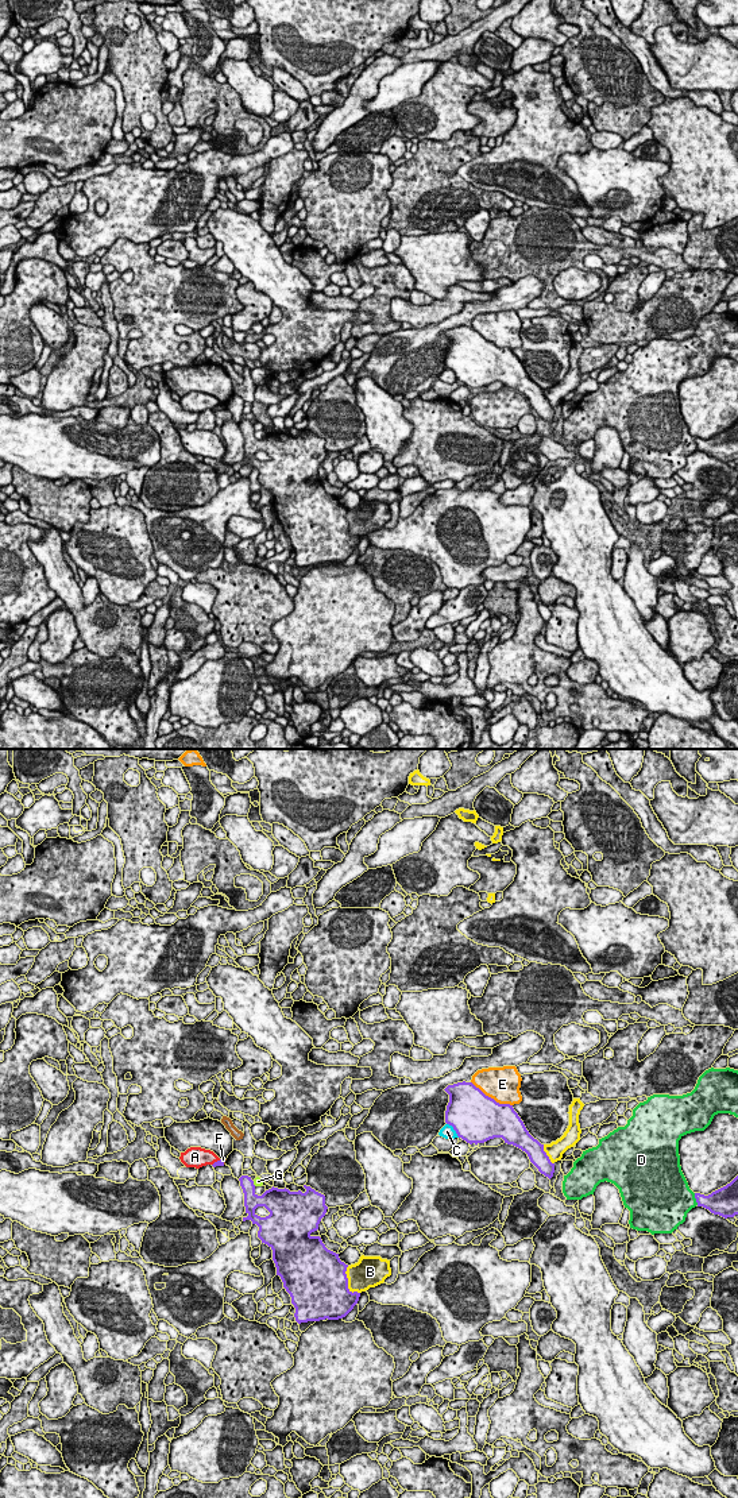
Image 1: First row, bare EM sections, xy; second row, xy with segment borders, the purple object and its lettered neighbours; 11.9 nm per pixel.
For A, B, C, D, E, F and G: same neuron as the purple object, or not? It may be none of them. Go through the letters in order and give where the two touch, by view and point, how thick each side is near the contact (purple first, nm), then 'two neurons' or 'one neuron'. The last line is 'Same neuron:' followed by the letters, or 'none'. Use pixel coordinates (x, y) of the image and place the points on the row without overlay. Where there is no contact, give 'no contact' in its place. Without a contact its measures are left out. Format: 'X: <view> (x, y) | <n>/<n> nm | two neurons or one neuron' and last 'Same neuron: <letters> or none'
A: xy (217, 405) | 70/240 nm | two neurons
B: xy (347, 526) | 500/340 nm | two neurons
C: xy (453, 373) | 500/160 nm | two neurons
D: xy (695, 441) | 240/440 nm | two neurons
E: xy (490, 342) | 500/420 nm | two neurons
F: xy (223, 406) | 70/30 nm | two neurons
G: xy (252, 428) | 190/100 nm | two neurons
Same neuron: none

